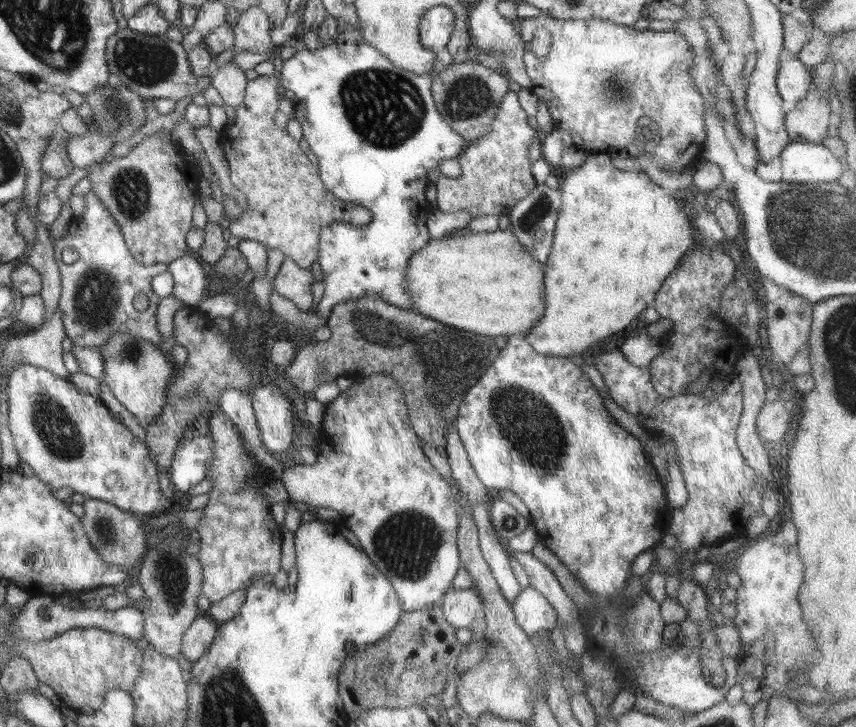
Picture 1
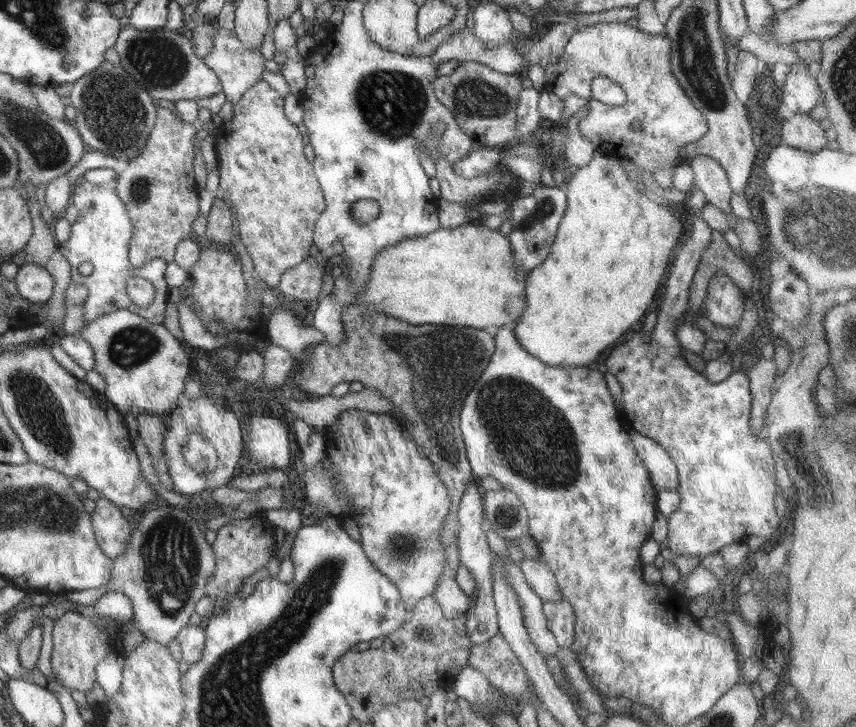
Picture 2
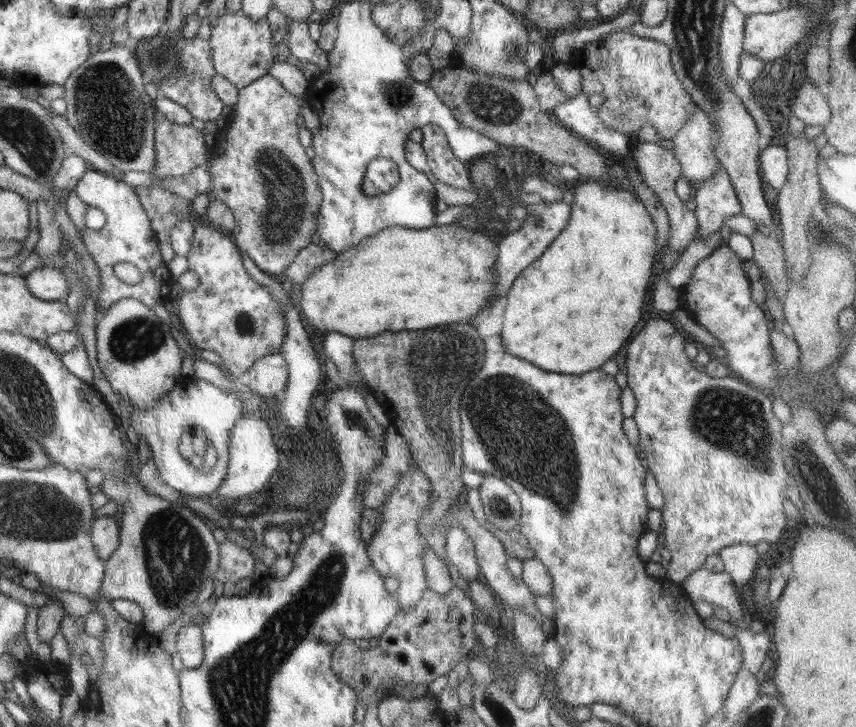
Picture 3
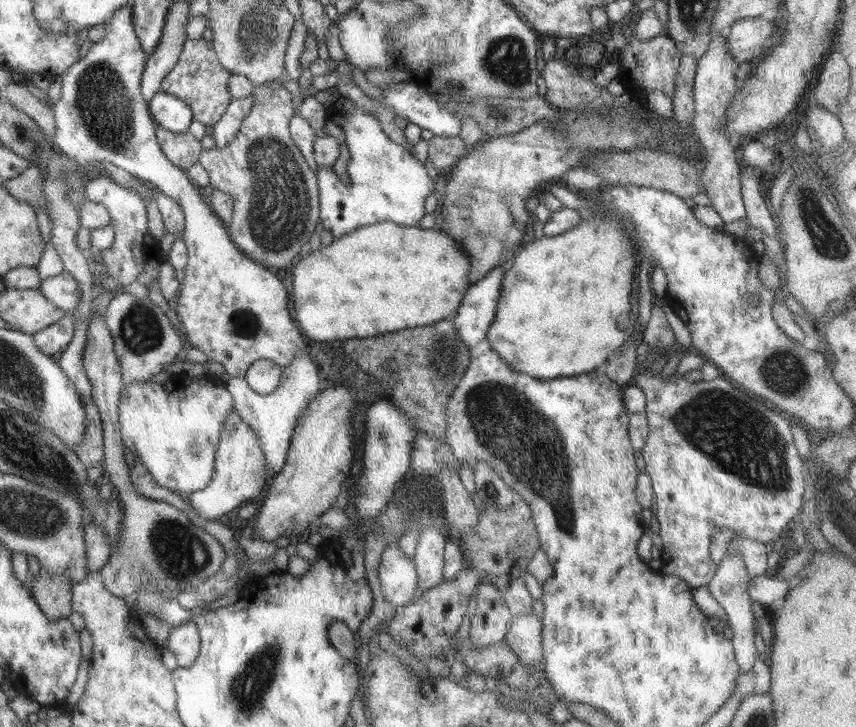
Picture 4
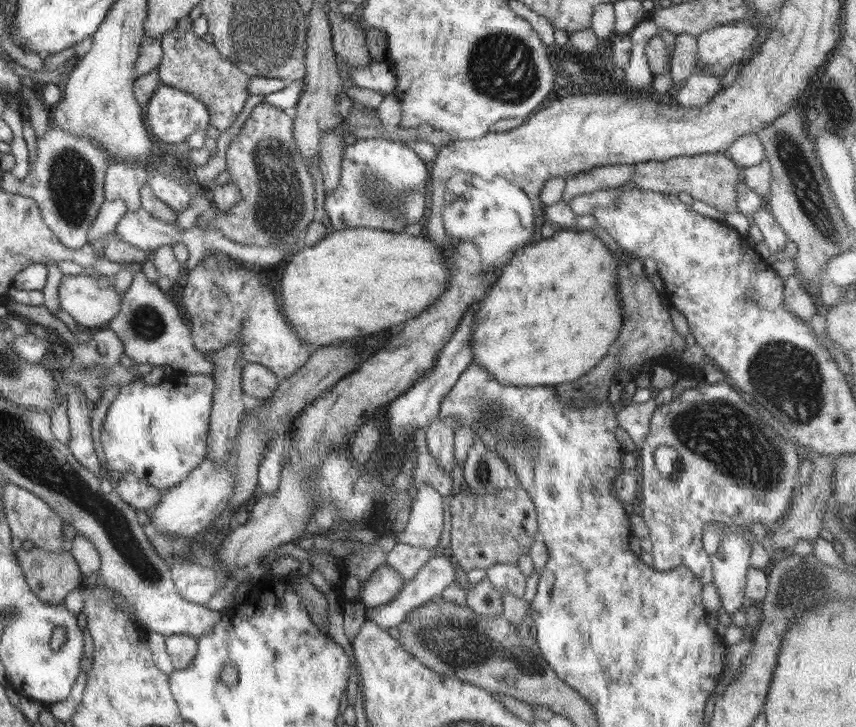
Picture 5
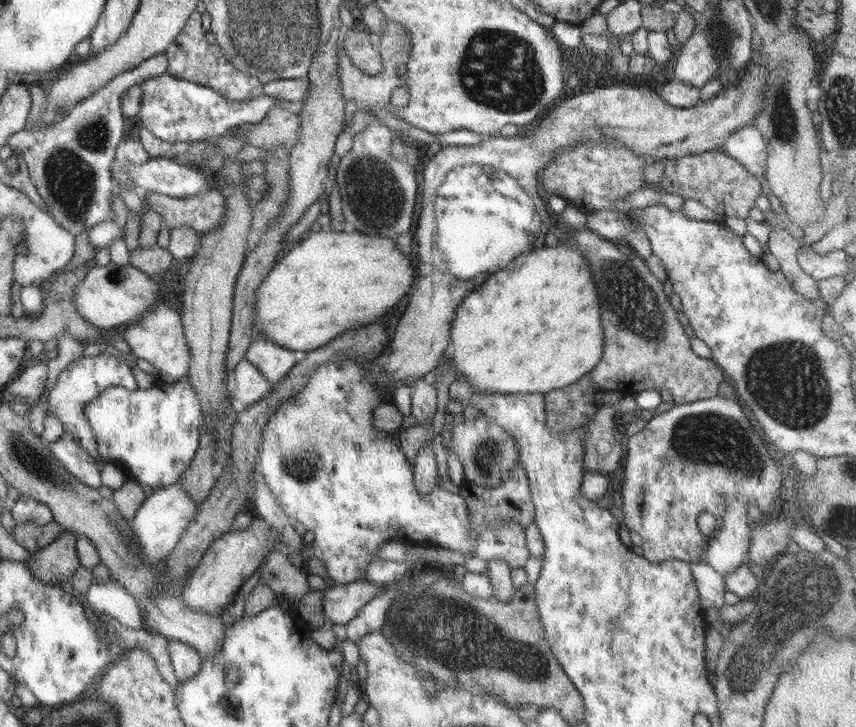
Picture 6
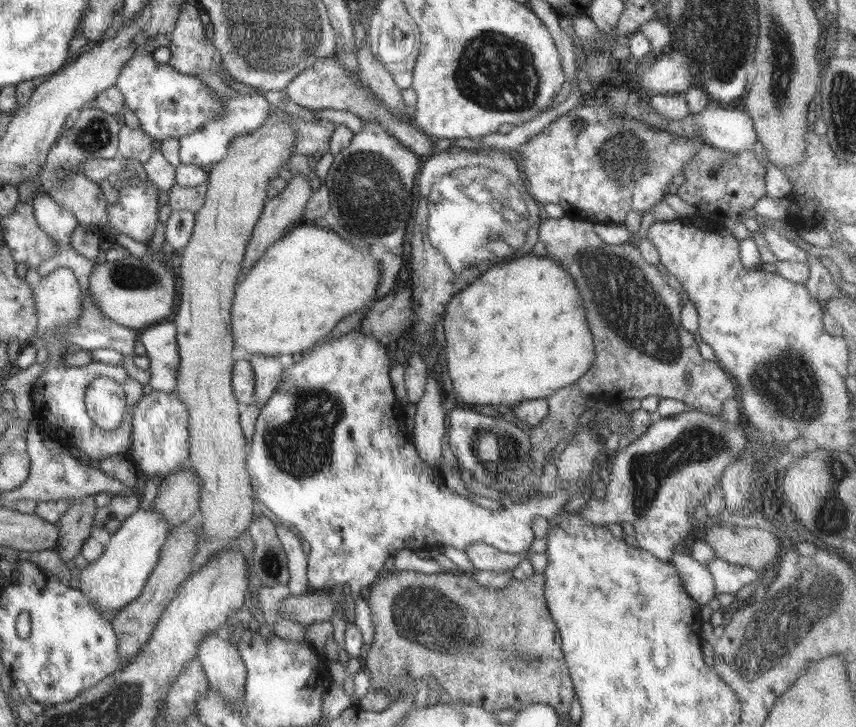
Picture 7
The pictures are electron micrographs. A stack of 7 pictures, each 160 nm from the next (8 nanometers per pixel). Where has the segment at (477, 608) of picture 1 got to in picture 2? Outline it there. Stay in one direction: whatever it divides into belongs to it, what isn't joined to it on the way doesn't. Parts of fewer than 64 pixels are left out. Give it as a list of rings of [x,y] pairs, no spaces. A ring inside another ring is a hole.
[[[444,574],[438,581],[433,597],[440,603],[446,618],[456,618],[461,612],[467,612],[473,603],[456,582],[455,577]]]

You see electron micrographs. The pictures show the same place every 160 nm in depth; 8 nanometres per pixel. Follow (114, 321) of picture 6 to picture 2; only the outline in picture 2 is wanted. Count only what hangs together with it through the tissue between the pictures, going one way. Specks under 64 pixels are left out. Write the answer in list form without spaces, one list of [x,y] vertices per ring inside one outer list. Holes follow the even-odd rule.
[[[34,264],[19,266],[13,279],[18,293],[30,302],[46,303],[55,294],[55,280],[44,267]]]

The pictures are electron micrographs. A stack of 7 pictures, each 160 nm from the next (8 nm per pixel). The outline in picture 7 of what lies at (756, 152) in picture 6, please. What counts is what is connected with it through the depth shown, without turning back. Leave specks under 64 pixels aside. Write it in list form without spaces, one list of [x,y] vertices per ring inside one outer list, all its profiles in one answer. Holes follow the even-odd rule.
[[[711,99],[704,110],[695,113],[695,117],[705,143],[724,152],[751,150],[758,141],[753,120],[740,110],[728,110],[720,101]]]

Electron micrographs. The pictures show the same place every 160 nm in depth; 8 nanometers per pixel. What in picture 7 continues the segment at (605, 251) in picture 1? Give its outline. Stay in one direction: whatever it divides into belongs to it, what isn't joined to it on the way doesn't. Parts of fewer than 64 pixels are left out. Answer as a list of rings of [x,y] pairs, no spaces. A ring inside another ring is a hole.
[[[534,254],[527,255],[499,266],[487,266],[487,269],[483,270],[474,282],[466,284],[464,290],[454,295],[445,307],[446,314],[444,314],[442,324],[444,325],[446,339],[446,372],[448,372],[452,382],[455,392],[454,397],[460,404],[466,406],[467,404],[508,404],[508,406],[512,406],[512,404],[518,404],[522,400],[531,401],[548,398],[556,390],[578,383],[578,380],[588,372],[595,359],[595,344],[592,340],[590,326],[586,322],[582,300],[578,286],[574,282],[574,278],[568,274],[568,270],[564,270],[564,266],[546,255],[544,257]]]

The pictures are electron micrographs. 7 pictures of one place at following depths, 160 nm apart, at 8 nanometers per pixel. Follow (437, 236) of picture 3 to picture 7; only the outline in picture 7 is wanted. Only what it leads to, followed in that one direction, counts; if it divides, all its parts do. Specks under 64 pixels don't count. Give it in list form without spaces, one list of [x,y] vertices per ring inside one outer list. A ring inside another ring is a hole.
[[[294,226],[278,239],[262,258],[245,272],[237,282],[230,307],[230,324],[233,341],[252,355],[282,356],[298,355],[328,336],[336,325],[347,316],[364,311],[376,301],[376,288],[382,272],[378,261],[370,254],[366,244],[348,242],[329,228]]]

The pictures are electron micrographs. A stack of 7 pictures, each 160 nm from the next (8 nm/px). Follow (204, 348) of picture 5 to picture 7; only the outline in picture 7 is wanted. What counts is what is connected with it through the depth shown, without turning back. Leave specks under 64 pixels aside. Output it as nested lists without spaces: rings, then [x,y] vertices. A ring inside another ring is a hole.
[[[252,355],[249,363],[255,374],[255,403],[263,407],[282,382],[285,369],[279,356]]]

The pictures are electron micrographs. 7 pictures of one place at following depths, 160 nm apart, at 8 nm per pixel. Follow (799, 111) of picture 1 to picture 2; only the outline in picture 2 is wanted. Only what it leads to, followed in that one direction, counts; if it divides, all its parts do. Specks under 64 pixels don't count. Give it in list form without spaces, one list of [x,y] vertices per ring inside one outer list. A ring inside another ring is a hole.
[[[794,113],[794,116],[791,118],[784,119],[780,134],[782,134],[781,138],[784,144],[806,152],[818,152],[828,144],[828,139],[826,139],[825,130],[822,129],[822,125],[812,116],[808,115],[808,113]]]

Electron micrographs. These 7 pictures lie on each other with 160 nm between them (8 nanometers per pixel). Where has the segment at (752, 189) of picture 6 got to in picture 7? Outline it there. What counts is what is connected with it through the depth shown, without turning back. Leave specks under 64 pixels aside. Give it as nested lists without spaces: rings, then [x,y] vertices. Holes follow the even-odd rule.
[[[705,144],[684,165],[682,173],[686,182],[679,187],[678,196],[697,209],[712,213],[714,219],[742,215],[766,195],[766,167],[758,161],[753,149],[730,153]]]

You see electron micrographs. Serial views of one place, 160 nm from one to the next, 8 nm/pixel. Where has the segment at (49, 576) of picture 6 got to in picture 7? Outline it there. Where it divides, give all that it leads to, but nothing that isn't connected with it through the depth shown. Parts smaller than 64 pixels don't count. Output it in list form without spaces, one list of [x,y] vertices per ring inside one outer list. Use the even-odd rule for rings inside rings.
[[[74,500],[60,517],[57,525],[60,536],[57,538],[55,549],[65,564],[69,560],[74,561],[80,554],[84,541],[91,537],[96,510],[95,503]]]

